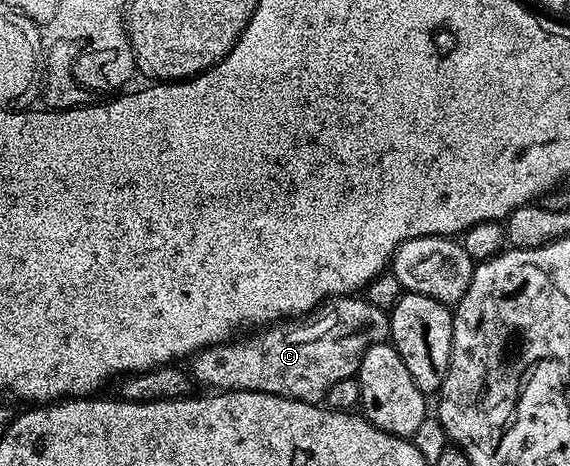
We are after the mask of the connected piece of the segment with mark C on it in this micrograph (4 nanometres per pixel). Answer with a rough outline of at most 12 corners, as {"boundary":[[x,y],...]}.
{"boundary":[[332,297],[212,345],[199,386],[318,403],[389,338],[387,310]]}

